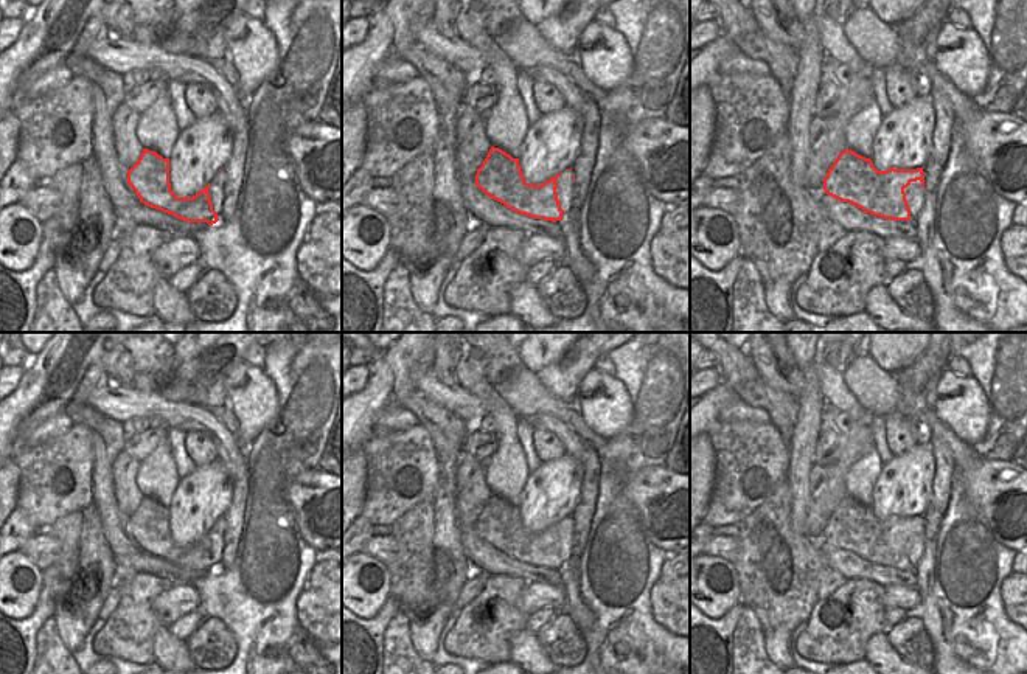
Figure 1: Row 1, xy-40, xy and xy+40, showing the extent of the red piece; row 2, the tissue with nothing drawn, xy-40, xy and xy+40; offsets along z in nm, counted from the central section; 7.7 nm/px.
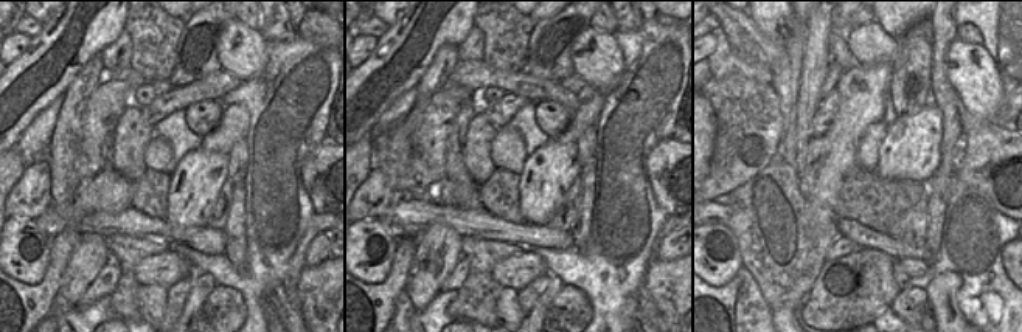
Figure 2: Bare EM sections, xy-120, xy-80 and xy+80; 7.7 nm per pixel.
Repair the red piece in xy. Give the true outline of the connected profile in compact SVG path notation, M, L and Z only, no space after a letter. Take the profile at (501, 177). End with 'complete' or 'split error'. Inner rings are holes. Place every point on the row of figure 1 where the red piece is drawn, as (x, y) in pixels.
M491 148L475 174L475 185L507 208L544 221L562 221L564 210L558 200L558 177L541 185L525 182L519 158L499 148Z; complete

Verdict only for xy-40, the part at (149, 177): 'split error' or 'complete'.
complete

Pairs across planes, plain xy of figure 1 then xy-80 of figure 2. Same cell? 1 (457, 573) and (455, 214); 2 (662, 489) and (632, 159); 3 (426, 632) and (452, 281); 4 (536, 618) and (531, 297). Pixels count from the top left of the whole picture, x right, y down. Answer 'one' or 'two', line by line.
1: two
2: two
3: two
4: one

